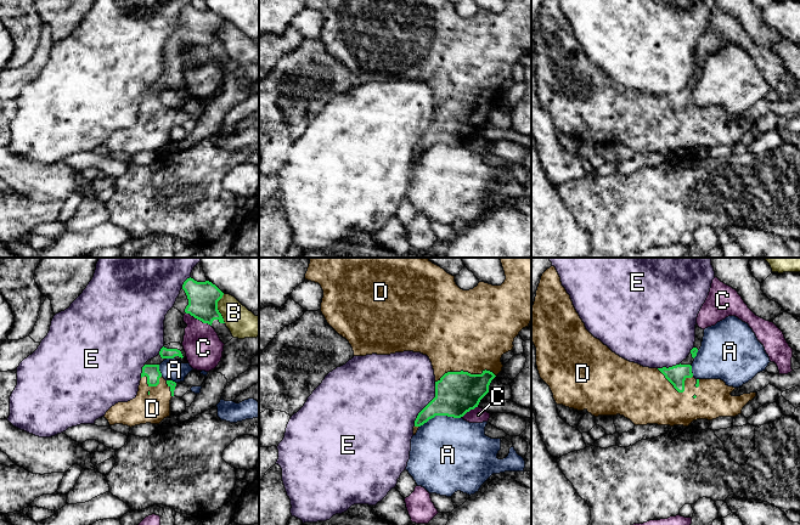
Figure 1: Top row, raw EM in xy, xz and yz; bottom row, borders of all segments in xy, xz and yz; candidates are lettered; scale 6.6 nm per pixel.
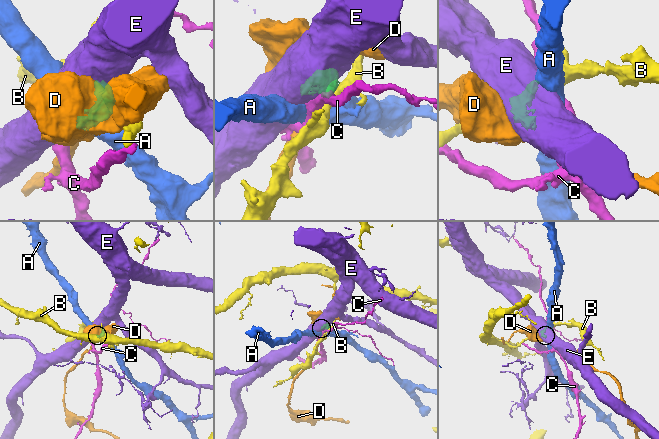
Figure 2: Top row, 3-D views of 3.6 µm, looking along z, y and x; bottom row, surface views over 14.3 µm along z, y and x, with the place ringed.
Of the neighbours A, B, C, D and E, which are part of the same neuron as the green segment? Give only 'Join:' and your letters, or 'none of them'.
Join: D

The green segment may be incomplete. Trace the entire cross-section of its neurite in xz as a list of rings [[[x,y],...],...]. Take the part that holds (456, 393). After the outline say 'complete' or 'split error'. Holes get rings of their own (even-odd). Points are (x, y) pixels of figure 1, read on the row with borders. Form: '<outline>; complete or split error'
[[[310,258],[305,280],[321,286],[323,290],[321,312],[327,323],[349,341],[354,356],[413,351],[429,357],[435,376],[435,397],[418,413],[413,427],[413,435],[416,435],[418,428],[435,416],[461,418],[471,410],[478,407],[480,400],[489,393],[491,380],[502,371],[502,355],[513,350],[514,338],[523,328],[529,327],[531,322],[531,258],[500,258],[500,260],[506,276],[505,282],[501,286],[479,282],[477,287],[469,290],[461,289],[455,282],[455,276],[433,264],[428,258]]]; split error

